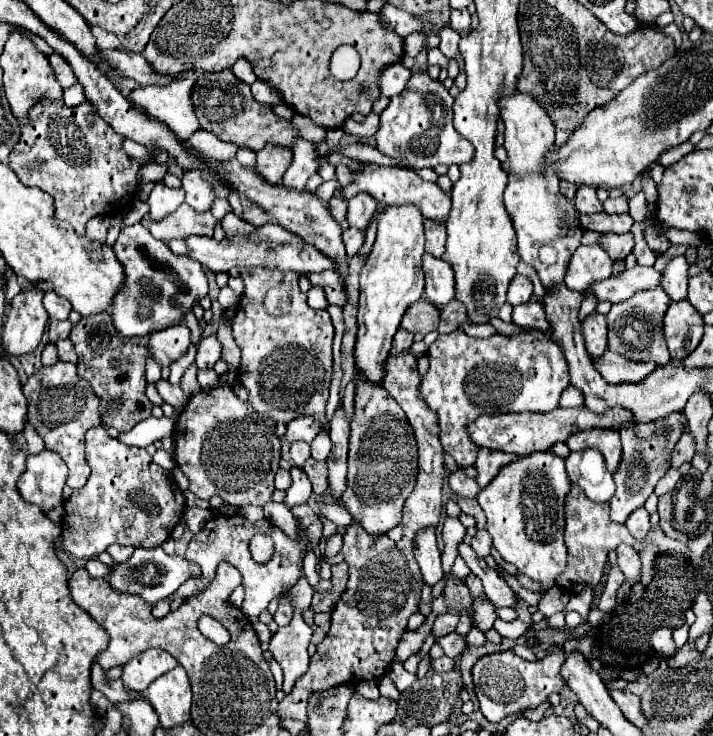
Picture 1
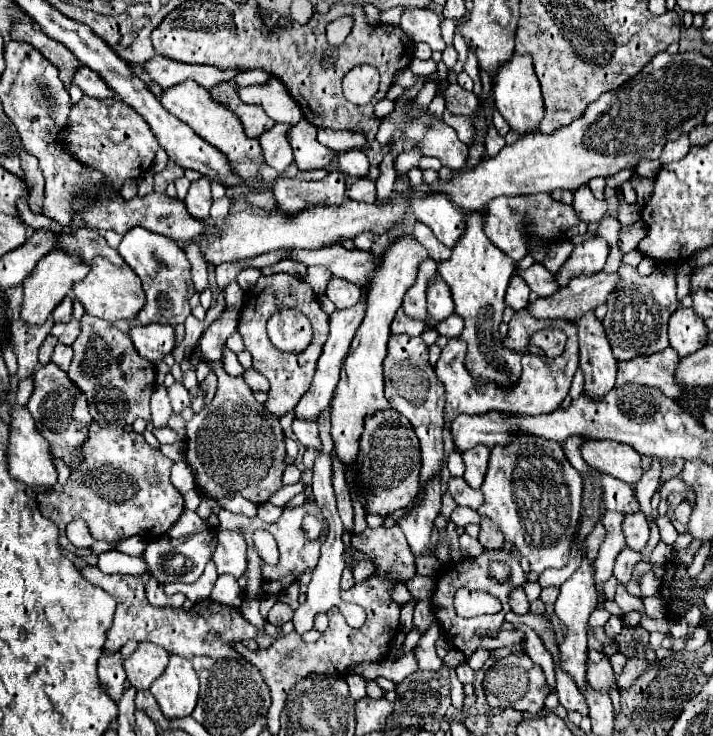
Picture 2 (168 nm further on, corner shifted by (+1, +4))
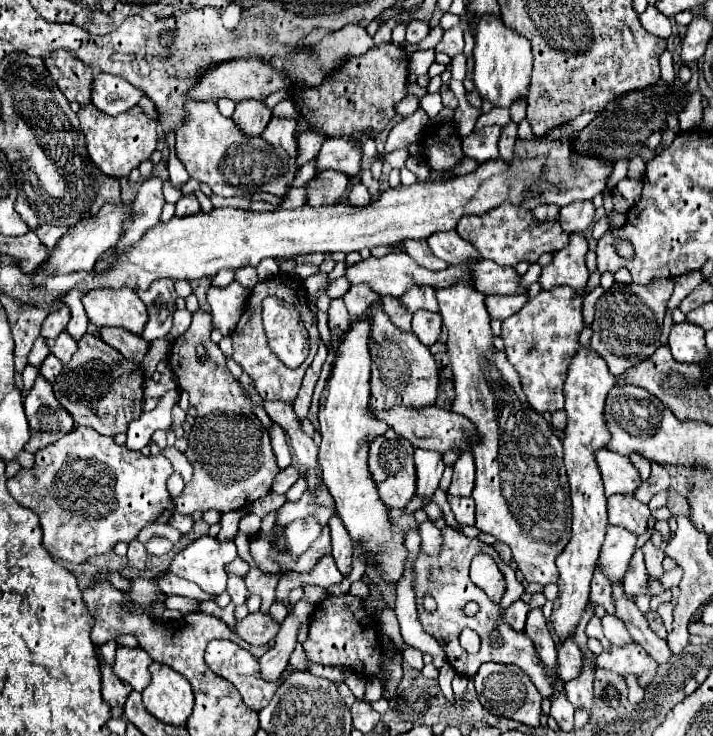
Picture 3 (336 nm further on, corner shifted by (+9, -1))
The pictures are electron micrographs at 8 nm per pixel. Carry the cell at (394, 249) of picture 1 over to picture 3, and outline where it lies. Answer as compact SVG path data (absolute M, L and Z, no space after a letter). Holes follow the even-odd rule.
M360 320L350 328L350 332L346 334L346 338L340 344L340 350L336 352L336 362L332 366L332 374L330 374L326 388L322 392L322 398L320 398L322 442L320 442L318 460L320 460L320 468L322 468L322 482L328 486L330 494L336 502L336 512L338 512L344 528L348 530L352 542L362 548L362 560L366 564L374 564L384 582L396 584L400 580L402 572L404 572L408 550L404 546L404 532L390 524L388 508L384 506L384 502L380 502L376 482L374 482L374 478L370 476L370 470L368 470L368 444L372 442L372 438L386 434L386 430L388 430L388 426L384 422L380 422L380 420L372 418L372 414L368 414L368 400L370 400L370 350L368 350L368 340L370 340L370 322Z

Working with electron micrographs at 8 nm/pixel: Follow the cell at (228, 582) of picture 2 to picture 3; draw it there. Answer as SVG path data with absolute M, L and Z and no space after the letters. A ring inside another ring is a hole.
M202 536L174 556L168 572L196 582L206 592L220 594L226 590L224 564L232 562L236 556L233 541L220 542L218 538Z

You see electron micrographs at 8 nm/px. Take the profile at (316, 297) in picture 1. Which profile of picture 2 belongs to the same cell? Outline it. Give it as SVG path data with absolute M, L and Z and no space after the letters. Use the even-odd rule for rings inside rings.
M310 267L304 279L310 283L310 287L314 289L316 295L324 295L326 283L328 283L330 277L332 277L332 273L330 273L328 269L322 269L322 267Z

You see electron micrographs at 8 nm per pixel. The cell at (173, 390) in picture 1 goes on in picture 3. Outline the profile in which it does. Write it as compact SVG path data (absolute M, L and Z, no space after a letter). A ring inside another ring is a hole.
M176 404L174 410L172 410L172 422L174 422L174 432L176 432L176 436L184 436L184 428L182 428L184 420L186 420L186 412Z

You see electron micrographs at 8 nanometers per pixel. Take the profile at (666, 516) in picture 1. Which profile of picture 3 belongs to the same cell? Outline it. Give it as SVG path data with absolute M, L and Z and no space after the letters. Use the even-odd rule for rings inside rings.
M668 490L670 498L668 498L668 510L672 512L672 516L680 516L680 514L688 514L690 504L686 500L686 496L678 494L676 490Z

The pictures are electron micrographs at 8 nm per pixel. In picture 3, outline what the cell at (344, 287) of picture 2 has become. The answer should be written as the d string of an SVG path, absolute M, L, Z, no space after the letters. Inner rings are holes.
M342 298L332 300L330 310L328 310L328 326L330 326L332 338L344 338L346 332L350 330L348 322L350 322L348 320L348 310L346 310Z

